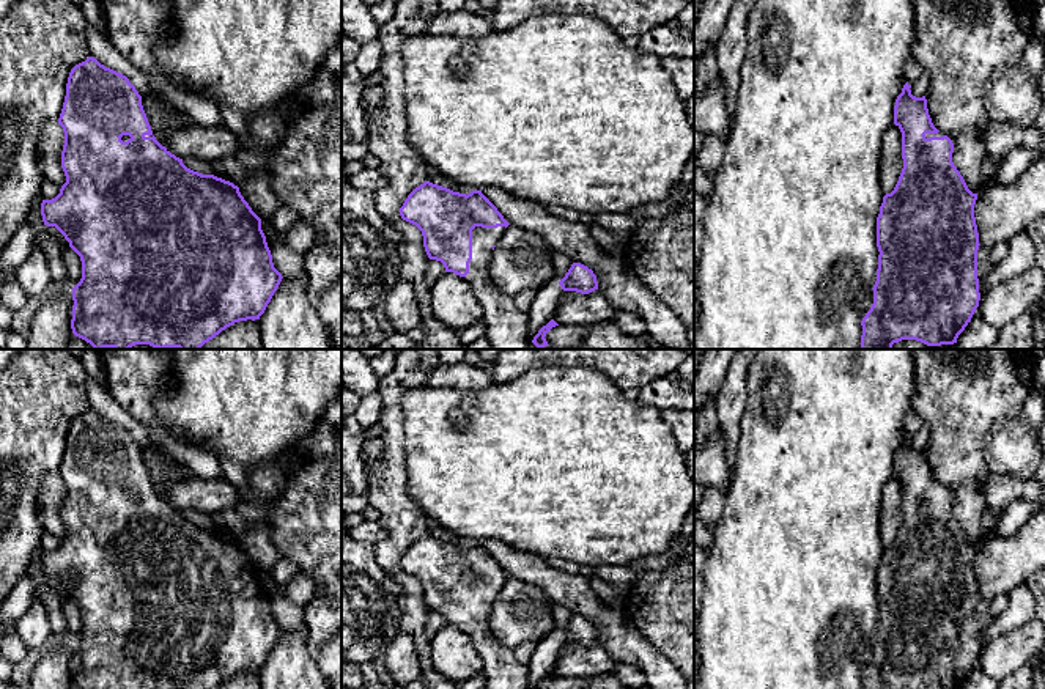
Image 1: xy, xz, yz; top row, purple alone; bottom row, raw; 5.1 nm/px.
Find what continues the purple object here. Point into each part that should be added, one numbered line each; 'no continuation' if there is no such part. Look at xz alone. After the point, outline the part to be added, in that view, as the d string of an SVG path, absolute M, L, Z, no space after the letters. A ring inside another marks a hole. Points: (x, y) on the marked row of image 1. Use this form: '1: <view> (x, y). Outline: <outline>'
1: xz (505, 326). Outline: M505 227L472 230L472 260L466 280L483 308L483 322L486 324L486 338L493 349L526 349L527 340L527 311L521 311L515 299L500 293L488 274L488 263L493 247L497 245Z

